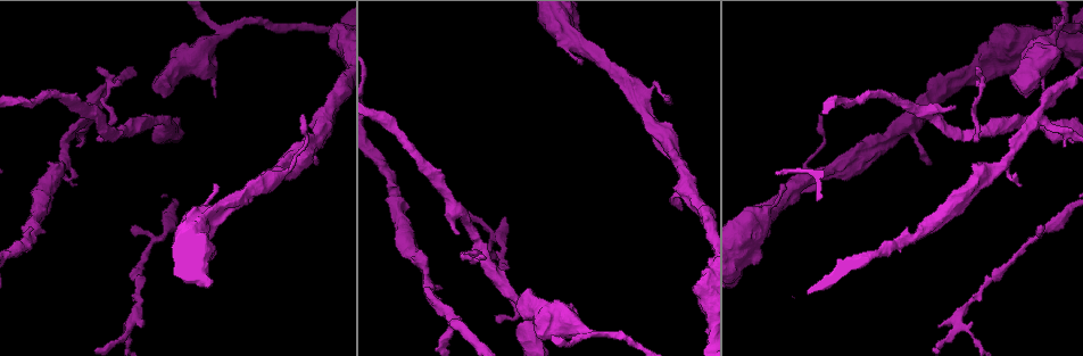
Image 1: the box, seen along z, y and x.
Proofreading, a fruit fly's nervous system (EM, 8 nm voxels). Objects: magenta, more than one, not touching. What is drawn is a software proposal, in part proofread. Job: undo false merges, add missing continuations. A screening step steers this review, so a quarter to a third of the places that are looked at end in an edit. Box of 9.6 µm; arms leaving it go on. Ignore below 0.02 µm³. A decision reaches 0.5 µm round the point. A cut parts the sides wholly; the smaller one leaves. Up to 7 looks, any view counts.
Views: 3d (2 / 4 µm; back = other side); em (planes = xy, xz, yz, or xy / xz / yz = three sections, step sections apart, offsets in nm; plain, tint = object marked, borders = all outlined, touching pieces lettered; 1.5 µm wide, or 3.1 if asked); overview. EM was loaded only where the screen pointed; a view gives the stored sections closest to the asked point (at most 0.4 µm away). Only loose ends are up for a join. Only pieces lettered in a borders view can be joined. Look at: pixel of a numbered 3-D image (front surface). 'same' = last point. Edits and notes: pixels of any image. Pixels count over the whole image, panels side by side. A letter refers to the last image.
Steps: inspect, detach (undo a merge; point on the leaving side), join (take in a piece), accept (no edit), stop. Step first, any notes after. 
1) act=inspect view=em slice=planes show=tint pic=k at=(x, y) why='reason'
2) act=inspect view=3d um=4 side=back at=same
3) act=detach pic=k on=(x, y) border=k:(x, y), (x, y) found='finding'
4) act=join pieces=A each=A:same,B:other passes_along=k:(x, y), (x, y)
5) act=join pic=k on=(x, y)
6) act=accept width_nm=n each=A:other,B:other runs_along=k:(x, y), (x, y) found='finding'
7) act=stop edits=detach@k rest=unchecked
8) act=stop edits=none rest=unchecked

act=inspect view=em slice=planes show=tint pic=1 at=(447, 313) why='arms part here'

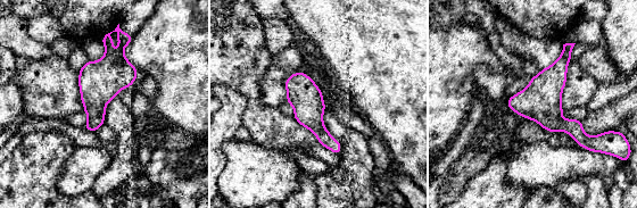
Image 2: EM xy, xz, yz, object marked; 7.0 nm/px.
act=inspect view=em slice=planes show=borders at=same

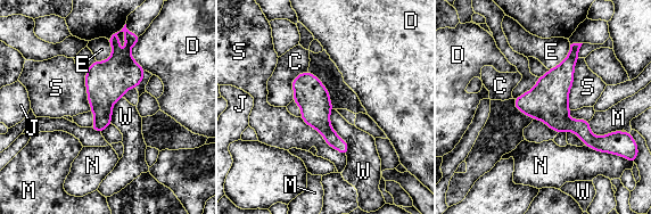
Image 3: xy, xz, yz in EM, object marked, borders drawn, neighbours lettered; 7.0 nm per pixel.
act=accept width_nm=80 each=C:other,D:other,E:other,J:other,M:other,N:other,S:other,W:other border=3:(332, 108), (346, 155) found='all the same cell'

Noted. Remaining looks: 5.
act=inspect view=3d um=2 pic=1 at=(506, 217) why='free end'

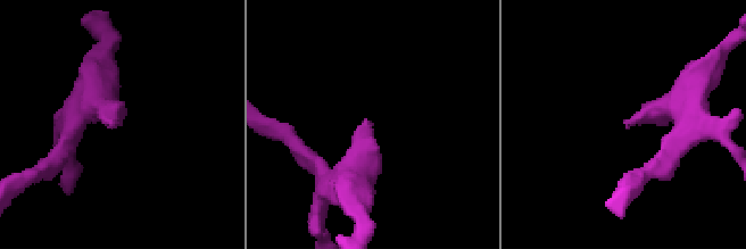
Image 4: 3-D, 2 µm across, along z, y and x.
act=inspect view=em slice=planes show=borders pic=4 at=(369, 121) why='shape alone is not enough'

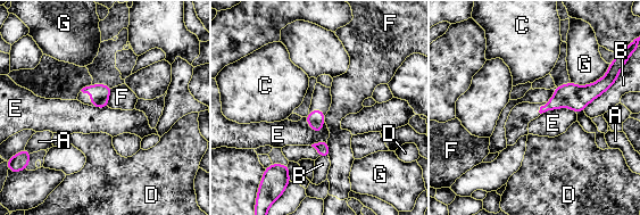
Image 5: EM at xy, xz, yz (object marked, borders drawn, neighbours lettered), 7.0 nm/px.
act=accept each=A:other,B:other,C:other,D:other,E:other,F:other,G:other border=5:(575, 112), (554, 108), (543, 113) found='none of them fits'

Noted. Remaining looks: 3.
act=inspect view=em slice=xz step=8 show=borders pic=1 at=(974, 141) why='branch stops here'

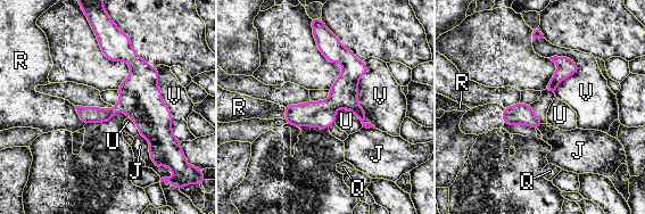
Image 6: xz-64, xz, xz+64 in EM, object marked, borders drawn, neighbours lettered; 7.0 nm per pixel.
act=inspect view=em slice=planes show=borders at=same

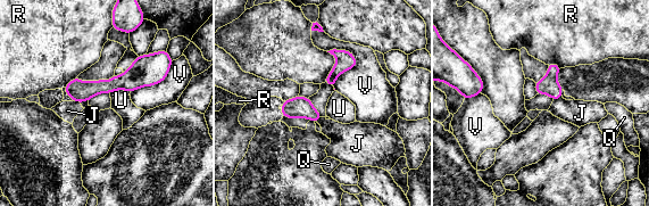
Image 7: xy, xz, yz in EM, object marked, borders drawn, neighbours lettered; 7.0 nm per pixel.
act=accept each=J:other,Q:other,R:other,U:other,V:other runs_along=7:(147, 76), (108, 87), (67, 89) found='none of them fits'

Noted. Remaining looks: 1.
act=stop edits=none rest=unchecked

